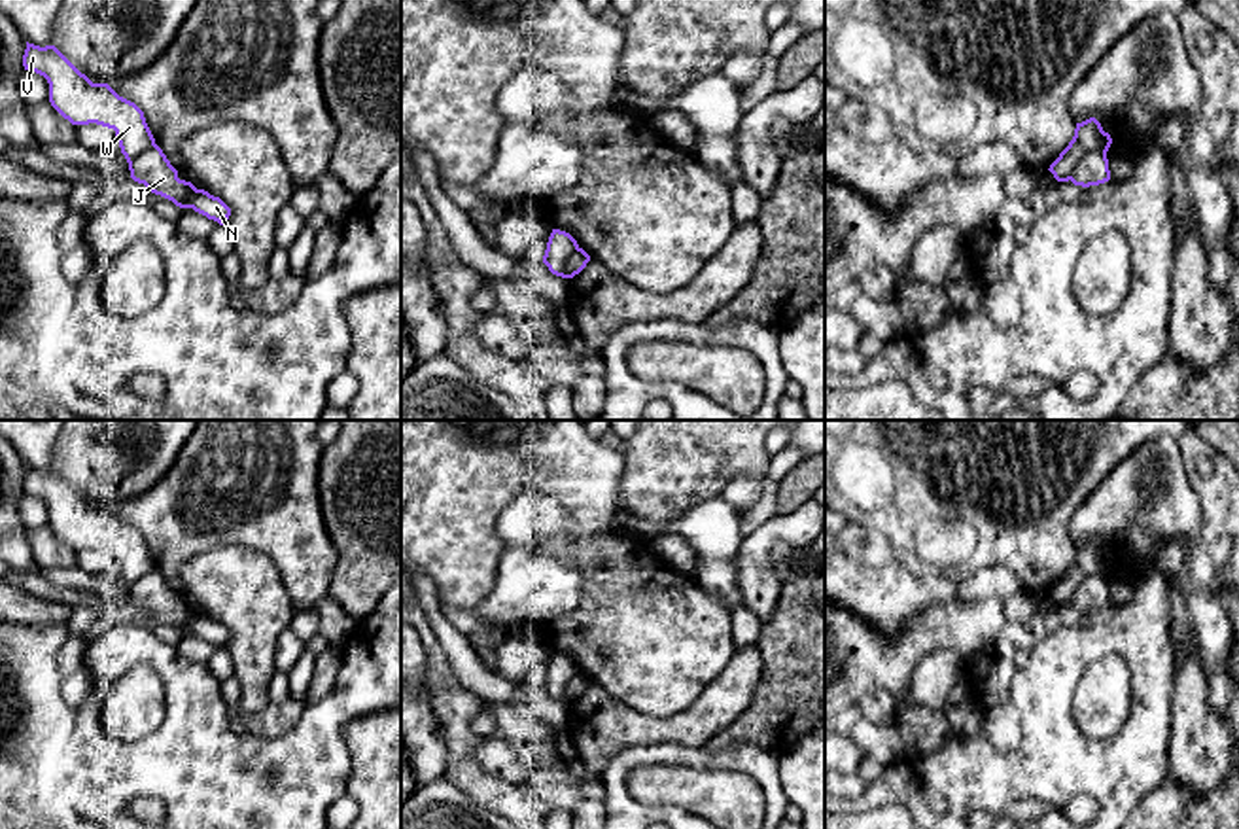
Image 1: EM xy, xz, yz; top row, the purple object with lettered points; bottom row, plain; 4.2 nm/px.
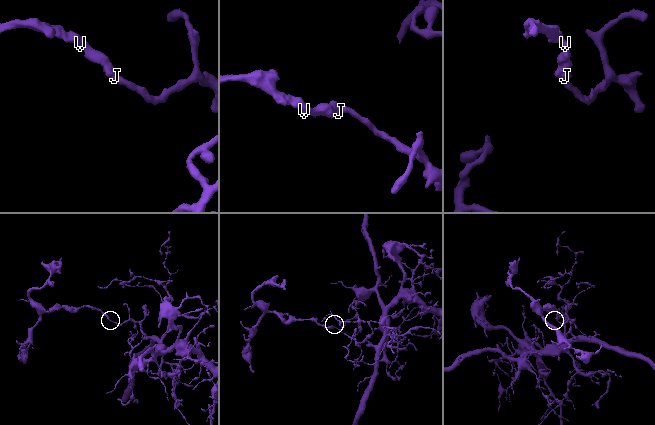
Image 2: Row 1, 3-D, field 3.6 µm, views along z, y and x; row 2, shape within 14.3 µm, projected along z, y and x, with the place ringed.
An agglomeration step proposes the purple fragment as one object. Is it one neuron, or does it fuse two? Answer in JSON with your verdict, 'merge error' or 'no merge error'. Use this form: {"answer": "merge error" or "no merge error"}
{"answer": "merge error"}

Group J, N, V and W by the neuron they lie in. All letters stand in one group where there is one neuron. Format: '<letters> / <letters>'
J N / V W

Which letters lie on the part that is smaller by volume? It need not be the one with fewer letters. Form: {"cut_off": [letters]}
{"cut_off": ["V", "W"]}

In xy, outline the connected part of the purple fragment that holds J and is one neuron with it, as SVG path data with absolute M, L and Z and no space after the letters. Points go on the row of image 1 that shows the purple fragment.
M157 144L131 161L129 170L134 182L144 184L151 193L172 201L180 208L193 208L219 225L225 225L231 216L231 208L219 197L180 180L178 170Z

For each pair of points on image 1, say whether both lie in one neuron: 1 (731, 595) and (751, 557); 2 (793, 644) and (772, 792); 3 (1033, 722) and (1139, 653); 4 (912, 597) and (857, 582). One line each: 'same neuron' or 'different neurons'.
1: different neurons
2: different neurons
3: same neuron
4: same neuron

